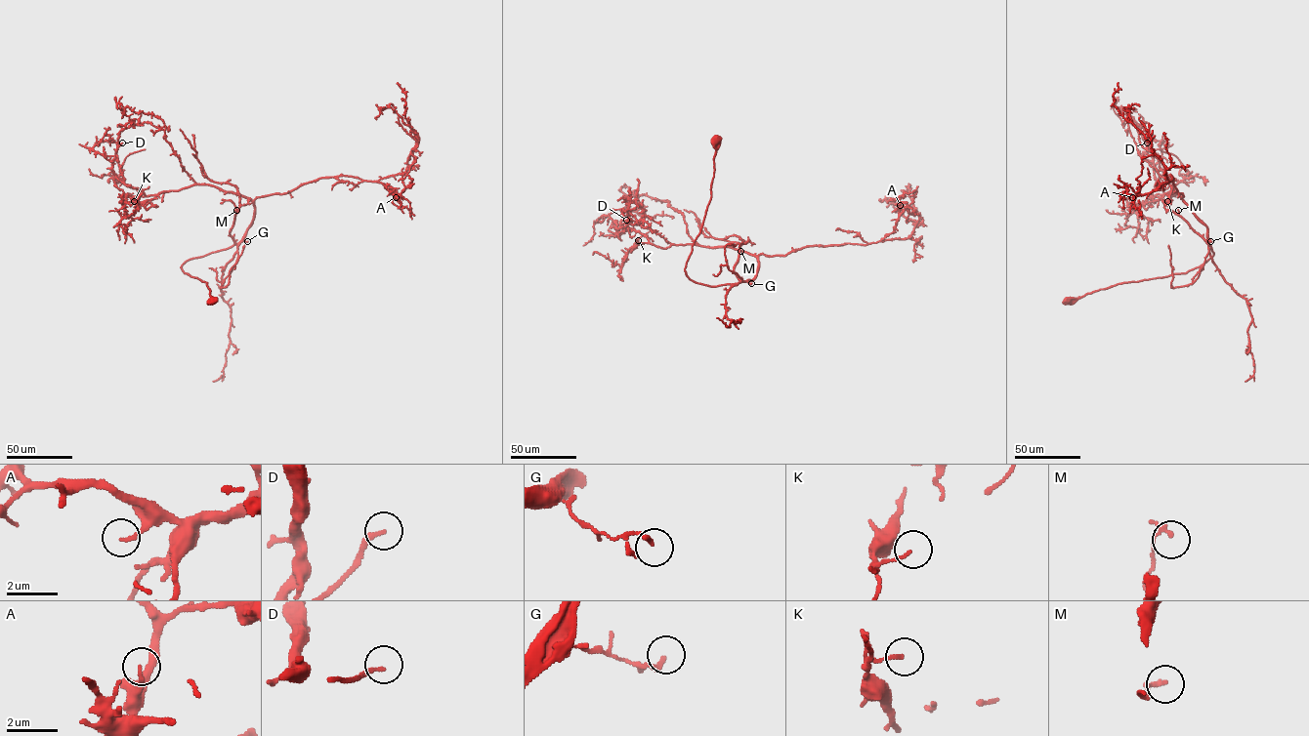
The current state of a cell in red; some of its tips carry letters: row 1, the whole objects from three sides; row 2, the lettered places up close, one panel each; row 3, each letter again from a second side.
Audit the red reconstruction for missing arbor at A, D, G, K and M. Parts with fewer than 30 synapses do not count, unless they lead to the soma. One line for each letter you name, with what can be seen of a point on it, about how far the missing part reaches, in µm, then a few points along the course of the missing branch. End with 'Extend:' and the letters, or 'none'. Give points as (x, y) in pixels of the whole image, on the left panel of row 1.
D: (122, 143) | 30 µm | (122, 143), (134, 131), (150, 124)
Extend: D

